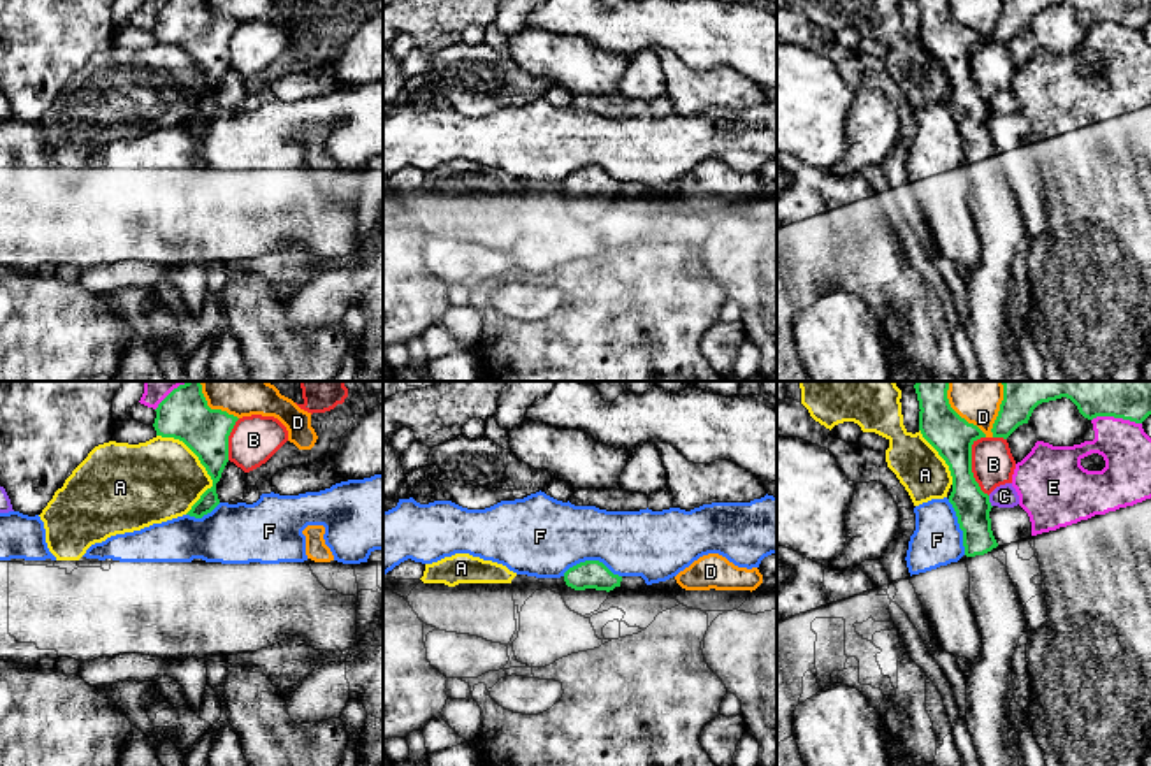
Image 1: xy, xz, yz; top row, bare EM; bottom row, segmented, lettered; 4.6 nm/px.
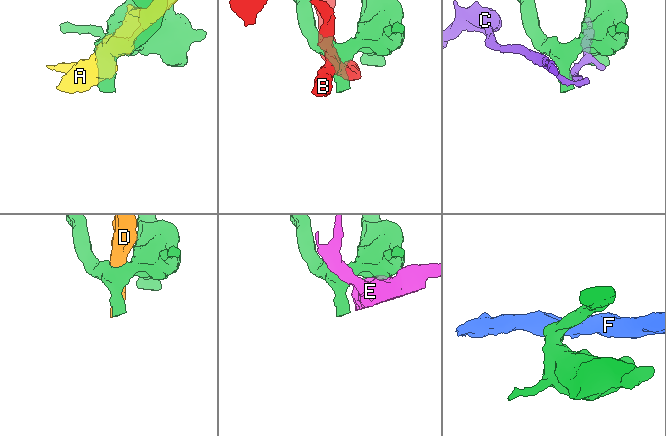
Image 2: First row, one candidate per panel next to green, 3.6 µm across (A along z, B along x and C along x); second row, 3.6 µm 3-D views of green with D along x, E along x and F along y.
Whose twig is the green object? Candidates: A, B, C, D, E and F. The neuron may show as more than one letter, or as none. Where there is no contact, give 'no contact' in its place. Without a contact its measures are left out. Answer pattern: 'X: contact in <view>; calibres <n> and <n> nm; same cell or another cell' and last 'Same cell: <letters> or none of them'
A: contact in xy; calibres 220 and 380 nm; another cell
B: contact in yz; calibres 190 and 190 nm; another cell
C: contact in yz; calibres 170 and 110 nm; another cell
D: contact in yz; calibres 190 and 260 nm; another cell
E: contact in yz; calibres 320 and 220 nm; another cell
F: contact in xz; calibres 130 and 360 nm; another cell
Same cell: none of them

